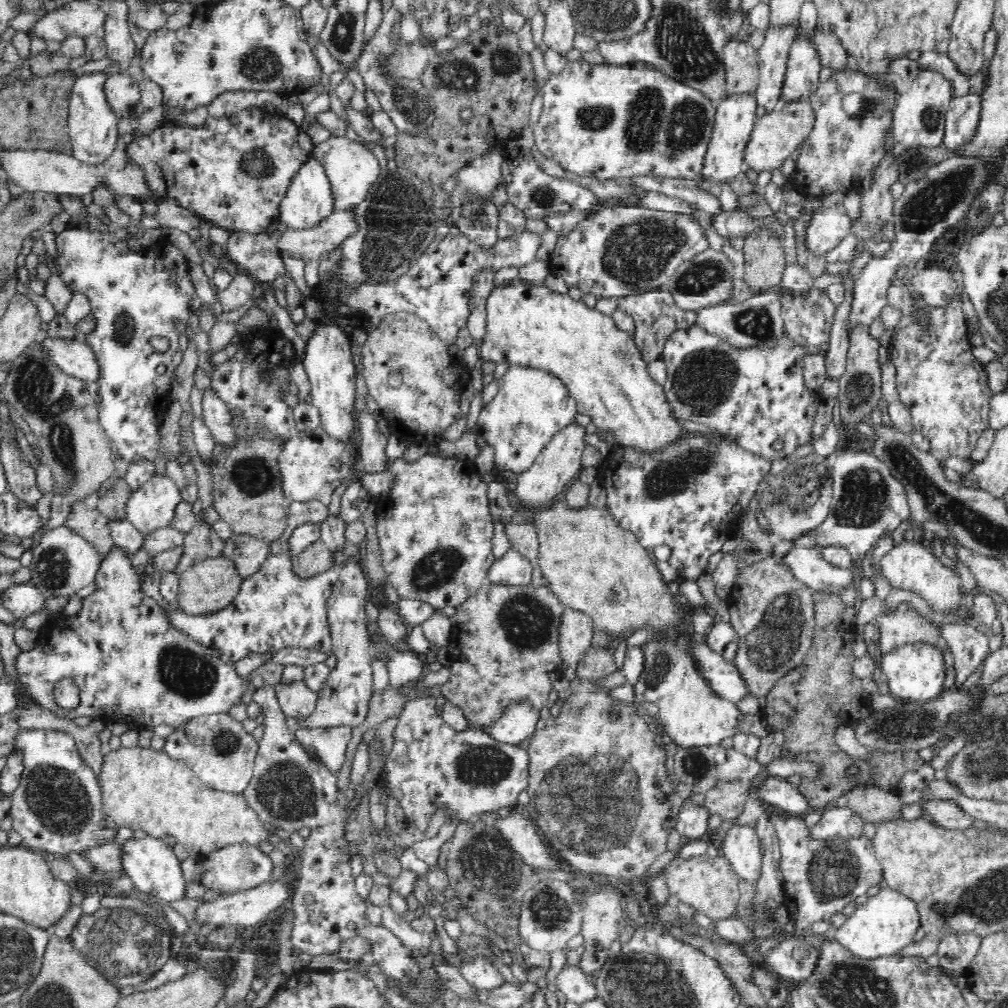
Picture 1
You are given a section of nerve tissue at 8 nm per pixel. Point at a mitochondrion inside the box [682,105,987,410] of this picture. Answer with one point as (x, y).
(938, 199)

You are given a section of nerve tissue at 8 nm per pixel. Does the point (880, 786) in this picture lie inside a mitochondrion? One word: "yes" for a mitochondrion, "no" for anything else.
no

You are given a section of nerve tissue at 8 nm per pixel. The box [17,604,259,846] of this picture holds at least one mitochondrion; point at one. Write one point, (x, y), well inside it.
(60, 801)

